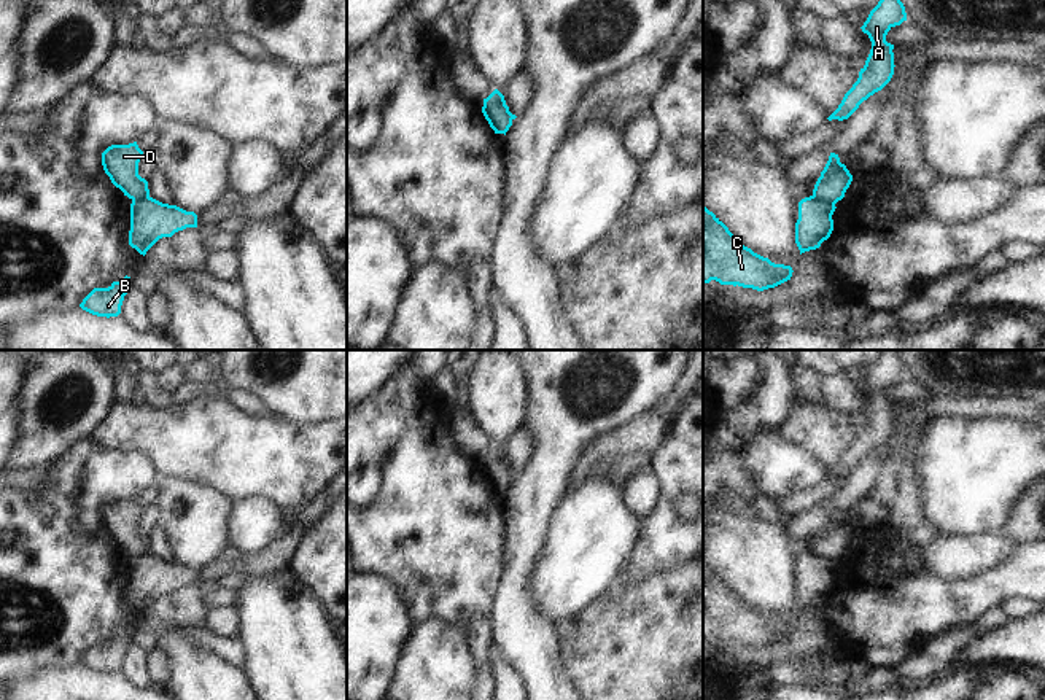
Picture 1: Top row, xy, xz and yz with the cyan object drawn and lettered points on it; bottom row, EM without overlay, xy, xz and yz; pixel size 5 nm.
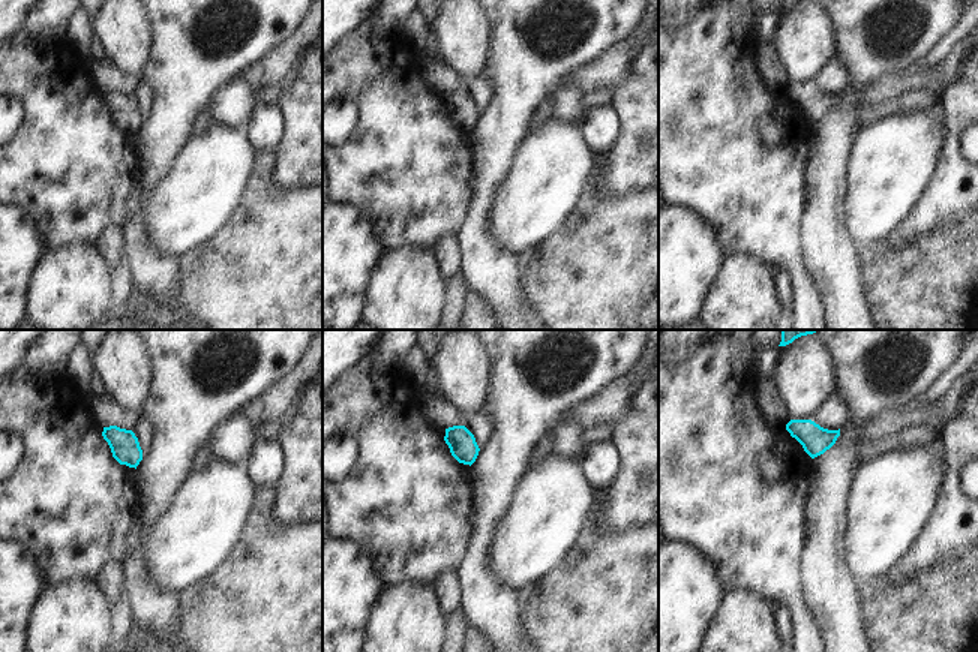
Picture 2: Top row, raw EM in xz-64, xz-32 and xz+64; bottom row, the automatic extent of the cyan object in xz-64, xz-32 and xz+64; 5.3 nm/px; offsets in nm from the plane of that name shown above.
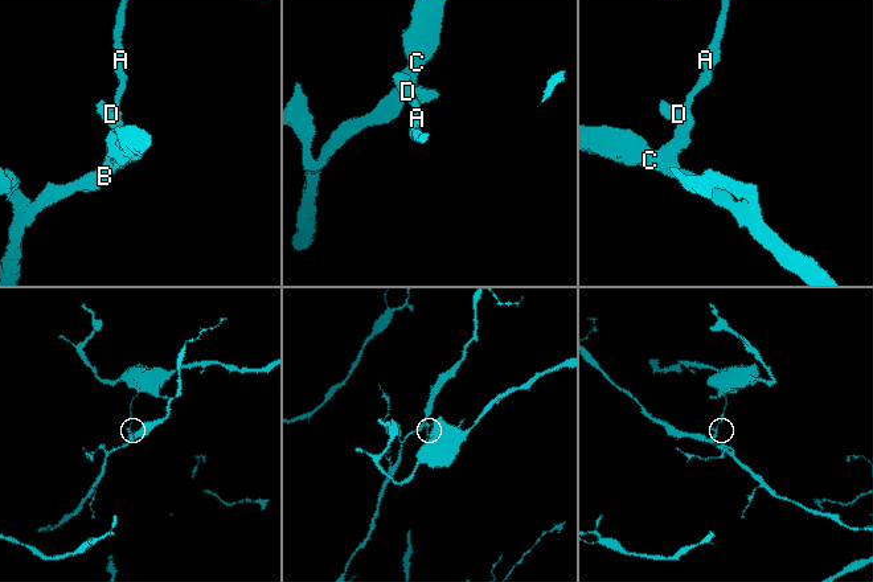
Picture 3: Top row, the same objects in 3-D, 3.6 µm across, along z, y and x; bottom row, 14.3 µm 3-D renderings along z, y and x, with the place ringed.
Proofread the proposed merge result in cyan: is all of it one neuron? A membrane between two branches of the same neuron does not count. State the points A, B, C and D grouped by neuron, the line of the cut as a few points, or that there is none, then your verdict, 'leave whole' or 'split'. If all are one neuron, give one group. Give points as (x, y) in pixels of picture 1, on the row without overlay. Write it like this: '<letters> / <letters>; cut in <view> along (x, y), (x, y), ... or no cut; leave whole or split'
A D / B C; cut in yz along (811, 552), (834, 560); split

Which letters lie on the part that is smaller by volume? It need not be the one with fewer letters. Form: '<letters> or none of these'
B, C.

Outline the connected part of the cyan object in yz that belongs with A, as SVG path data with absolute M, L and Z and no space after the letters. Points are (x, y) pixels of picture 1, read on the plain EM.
M884 350L860 383L872 398L865 422L860 425L857 438L845 450L838 465L827 474L829 477L848 476L864 457L891 438L895 423L894 401L886 398L886 391L903 377L907 377L907 369L899 350Z

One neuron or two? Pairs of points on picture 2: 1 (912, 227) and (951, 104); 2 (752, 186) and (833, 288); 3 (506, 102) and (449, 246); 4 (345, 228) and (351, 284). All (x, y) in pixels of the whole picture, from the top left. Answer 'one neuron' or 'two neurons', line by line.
1: one neuron
2: two neurons
3: two neurons
4: one neuron

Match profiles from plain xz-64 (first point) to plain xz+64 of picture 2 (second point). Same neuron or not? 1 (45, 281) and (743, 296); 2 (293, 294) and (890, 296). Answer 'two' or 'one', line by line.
1: one
2: one

